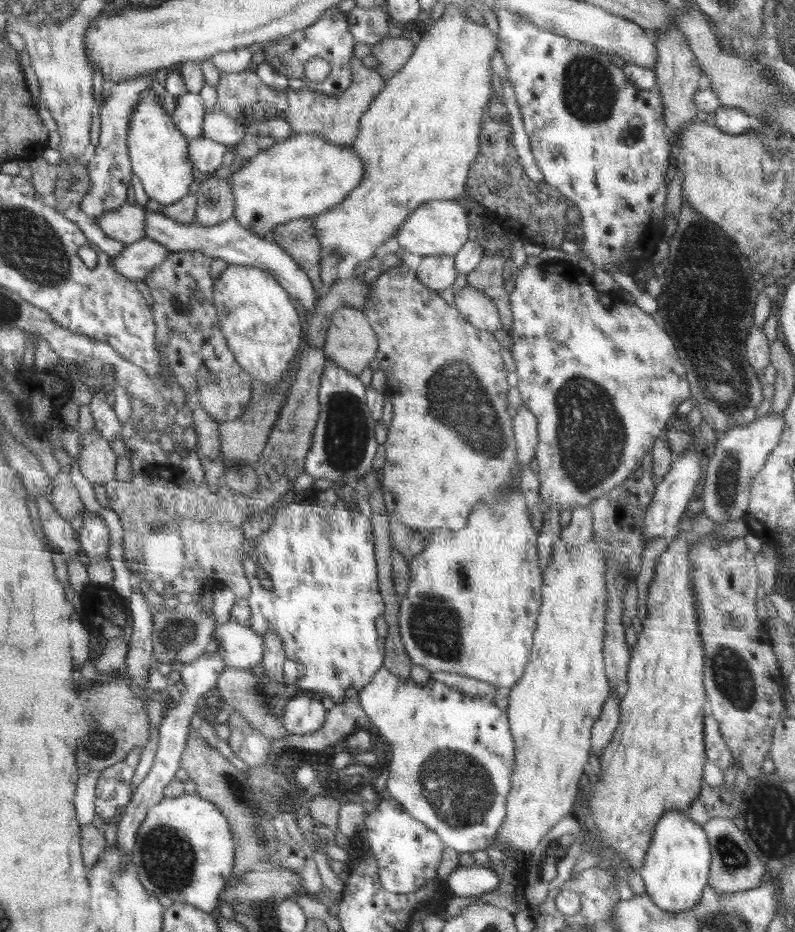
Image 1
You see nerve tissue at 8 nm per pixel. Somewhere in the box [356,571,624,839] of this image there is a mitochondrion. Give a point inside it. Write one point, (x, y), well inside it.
(462, 791)

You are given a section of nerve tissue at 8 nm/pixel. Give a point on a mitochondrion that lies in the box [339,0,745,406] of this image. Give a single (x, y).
(589, 89)

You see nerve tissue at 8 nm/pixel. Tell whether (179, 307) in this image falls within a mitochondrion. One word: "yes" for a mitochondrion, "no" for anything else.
no

